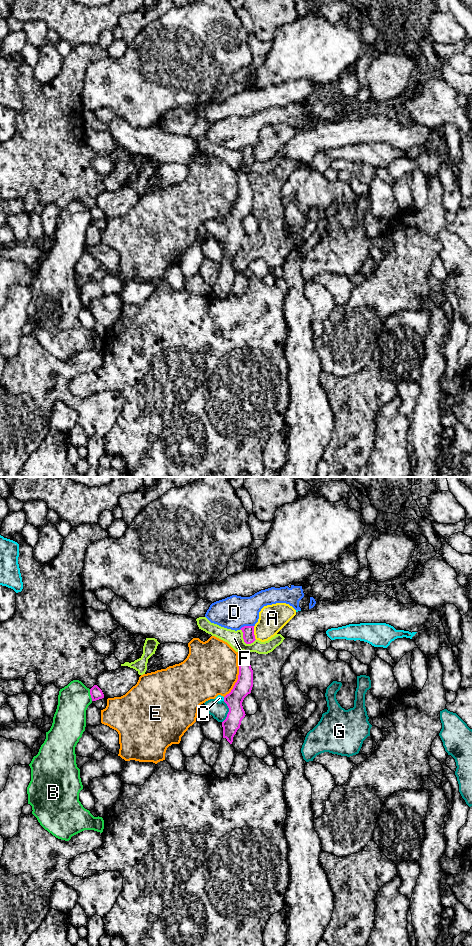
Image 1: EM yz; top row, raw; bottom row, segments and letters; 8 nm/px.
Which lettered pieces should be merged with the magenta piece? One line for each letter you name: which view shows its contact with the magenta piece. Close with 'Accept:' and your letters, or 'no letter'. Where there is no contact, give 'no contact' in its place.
Accept: no letter

